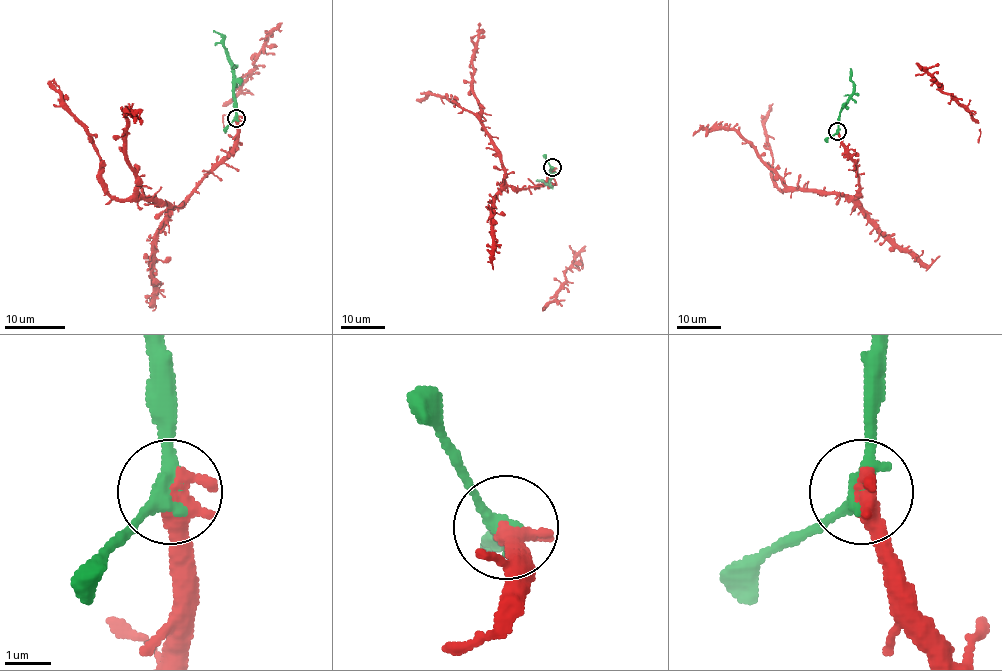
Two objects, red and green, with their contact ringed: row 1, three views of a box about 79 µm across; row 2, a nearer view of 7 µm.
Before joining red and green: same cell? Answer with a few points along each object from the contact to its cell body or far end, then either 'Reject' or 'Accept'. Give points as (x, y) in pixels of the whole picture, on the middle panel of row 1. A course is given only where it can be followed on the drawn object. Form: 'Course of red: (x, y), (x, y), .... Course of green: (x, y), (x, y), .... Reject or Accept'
Course of red: (552, 168), (542, 184), (518, 188), (505, 182), (499, 150), (473, 94), (480, 23). Course of green: (552, 168), (551, 178), (546, 183), (535, 181). Accept

